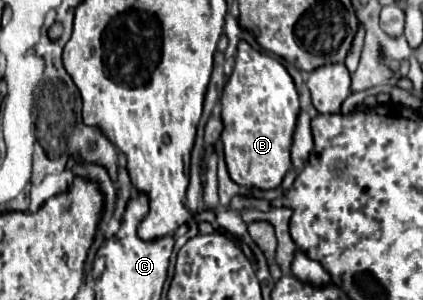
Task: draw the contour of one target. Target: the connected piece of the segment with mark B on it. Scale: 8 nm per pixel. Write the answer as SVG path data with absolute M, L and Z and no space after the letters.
M241 40L235 68L221 96L221 120L225 128L220 141L233 182L259 190L281 186L283 176L291 168L289 152L299 110L299 94L287 70L275 58L253 50L245 40Z

